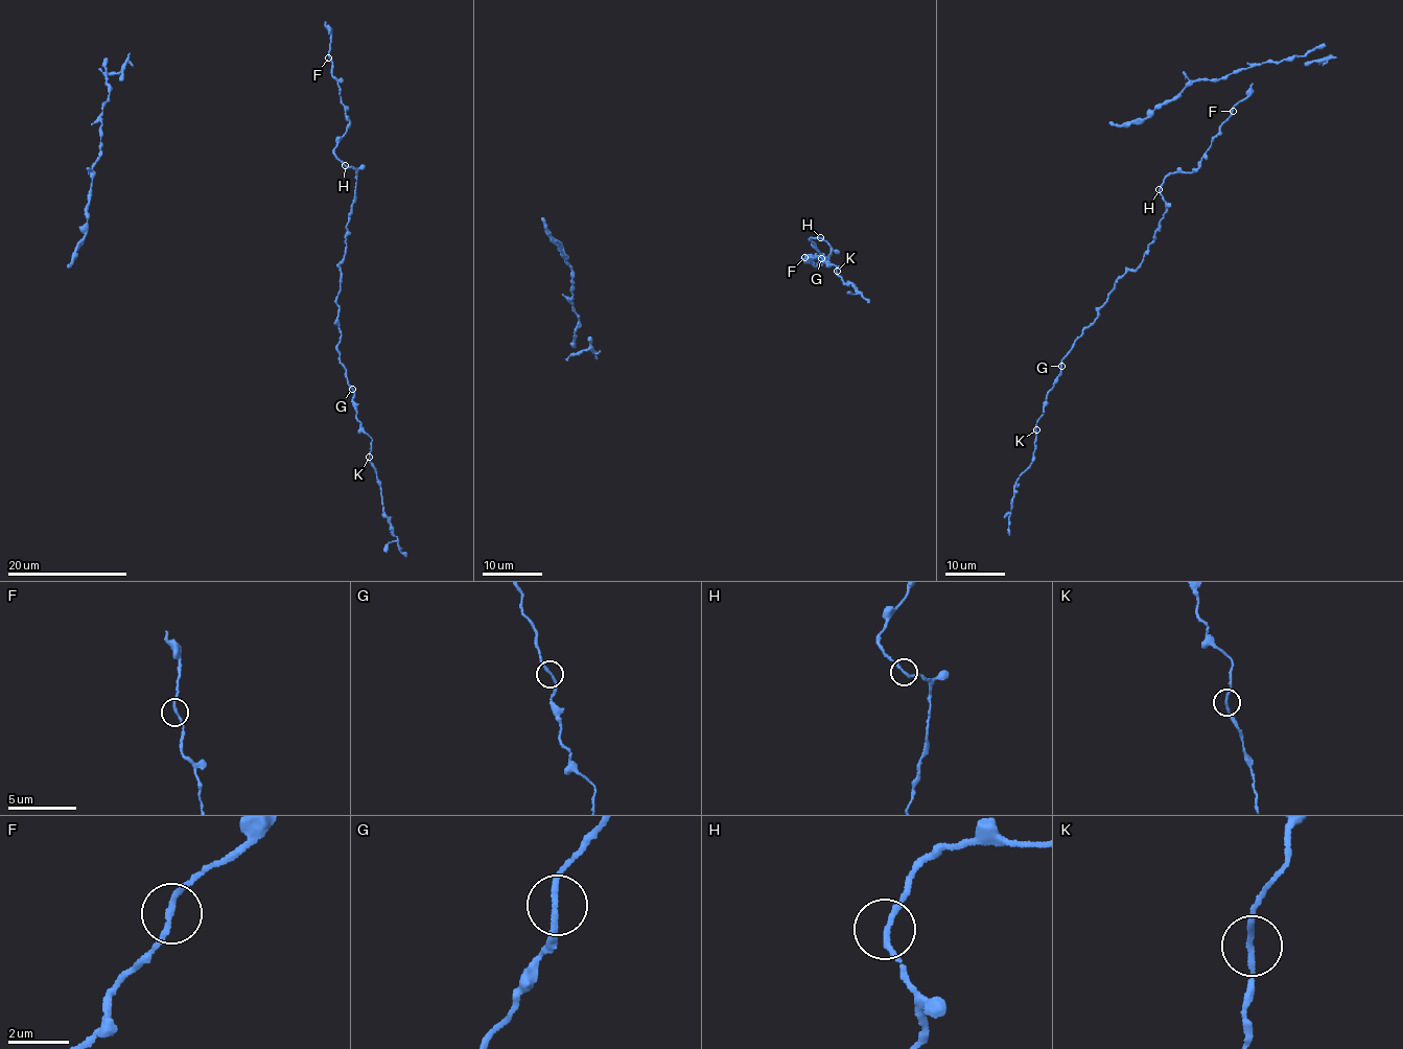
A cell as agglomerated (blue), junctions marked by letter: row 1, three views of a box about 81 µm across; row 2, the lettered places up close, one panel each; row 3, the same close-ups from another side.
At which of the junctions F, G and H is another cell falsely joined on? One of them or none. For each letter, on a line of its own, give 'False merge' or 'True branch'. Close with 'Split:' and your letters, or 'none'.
F: True branch
G: True branch
H: True branch
Split: none

